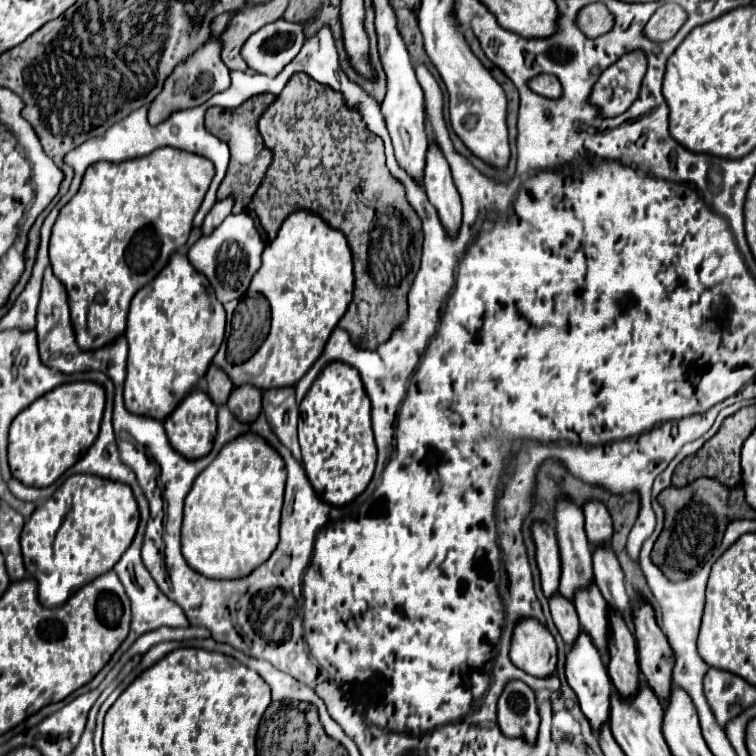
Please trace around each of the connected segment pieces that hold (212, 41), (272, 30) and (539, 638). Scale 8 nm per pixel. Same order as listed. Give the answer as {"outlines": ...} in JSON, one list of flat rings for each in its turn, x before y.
{"outlines":[[[224,12,224,14,216,16,216,20,212,20,212,24,210,24,208,42,204,42,200,48,196,48,198,52,188,56,188,60,184,60,184,64,178,64,174,68,172,76,168,76,168,80,164,82,160,96,156,96,156,100,150,106,150,114,148,114,150,124,162,122,176,108,192,108,192,106,204,104,210,96,214,96,214,94,218,94,230,86,230,70,220,58,220,52,222,52,220,36,228,28,228,20,232,20,234,14,236,12]],[[280,18,254,32,244,42,240,56,250,70,266,76,276,76,288,62,292,62,292,58,300,52,302,44,302,26]],[[522,620,514,630,510,660,536,678,550,678,556,674,556,642,536,620]]]}

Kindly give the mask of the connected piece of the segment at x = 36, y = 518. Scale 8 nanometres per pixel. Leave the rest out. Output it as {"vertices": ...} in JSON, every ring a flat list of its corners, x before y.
{"vertices":[[72,474,52,498,40,504,22,530,22,556,28,574,32,574,38,582,38,598,46,608,56,608,64,604,78,588,88,584,90,580,110,572,120,556,132,544,134,534,138,530,140,512,132,488,128,484,120,484,114,480,104,480,94,474]]}

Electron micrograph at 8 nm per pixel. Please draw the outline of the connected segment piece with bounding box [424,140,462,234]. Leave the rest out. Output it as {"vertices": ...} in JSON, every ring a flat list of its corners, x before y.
{"vertices":[[432,140,428,146,428,156,426,156,424,188,426,188,428,200,438,210,438,216,440,216,444,228,450,234,454,234,462,222,460,194,456,192,452,172,450,172,450,164,446,162,444,154,440,152,440,146]]}

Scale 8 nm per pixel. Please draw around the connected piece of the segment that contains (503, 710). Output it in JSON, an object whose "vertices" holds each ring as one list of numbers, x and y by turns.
{"vertices":[[510,682,498,700,498,726,508,738,536,742,540,714,536,694,524,682]]}

